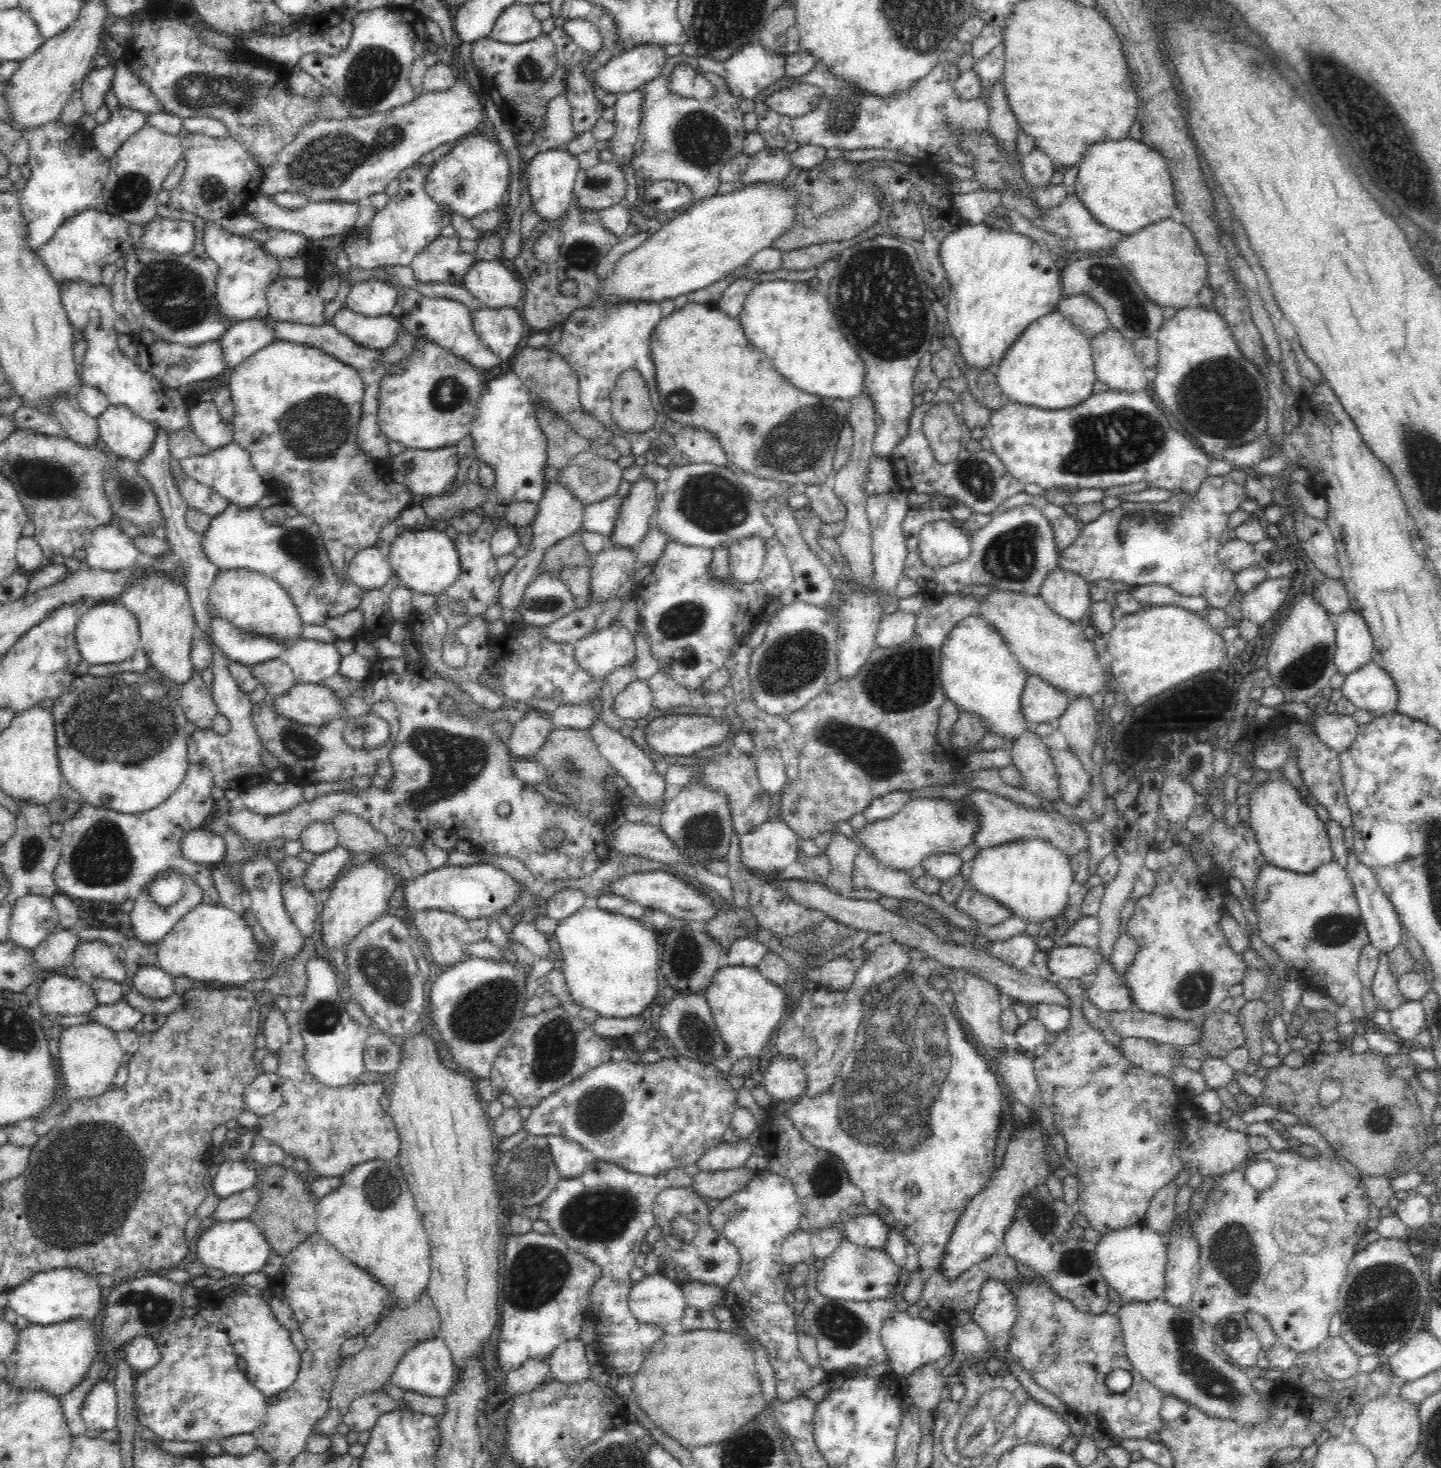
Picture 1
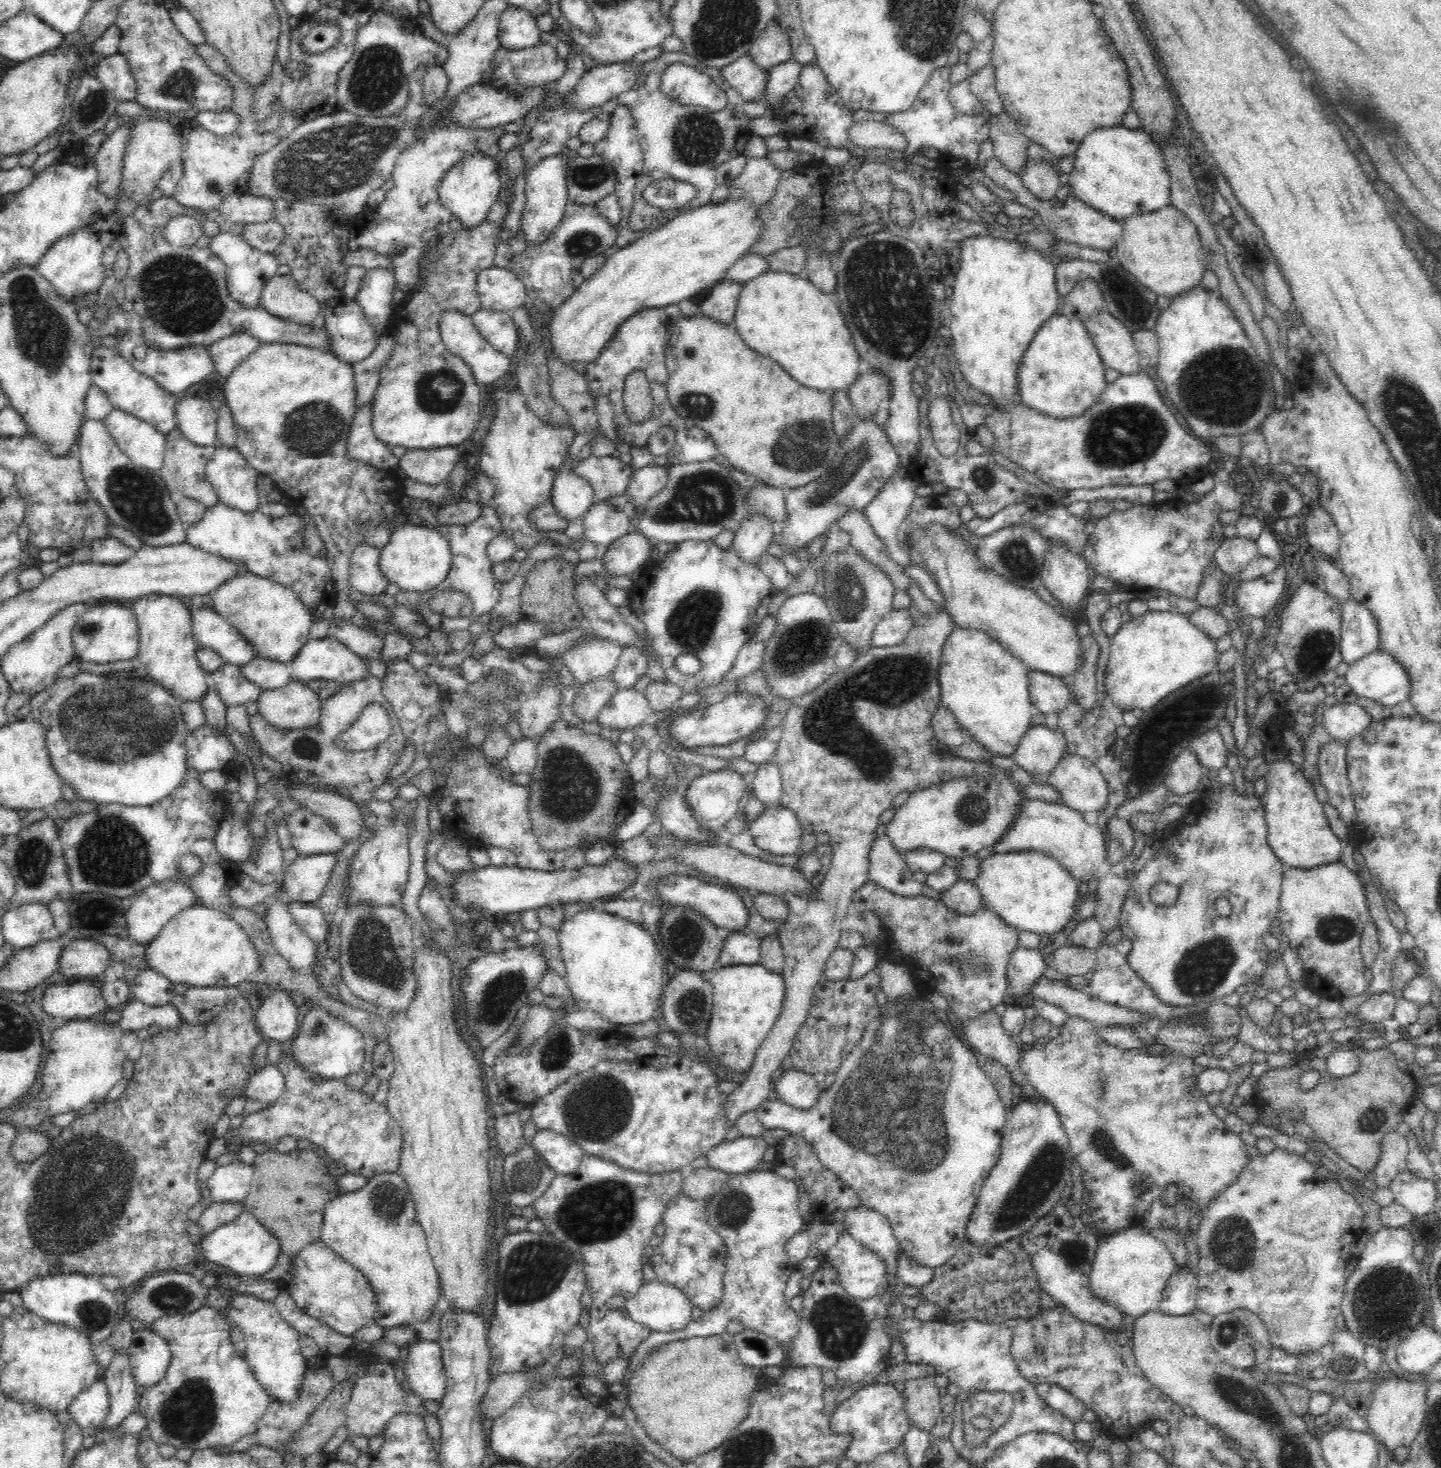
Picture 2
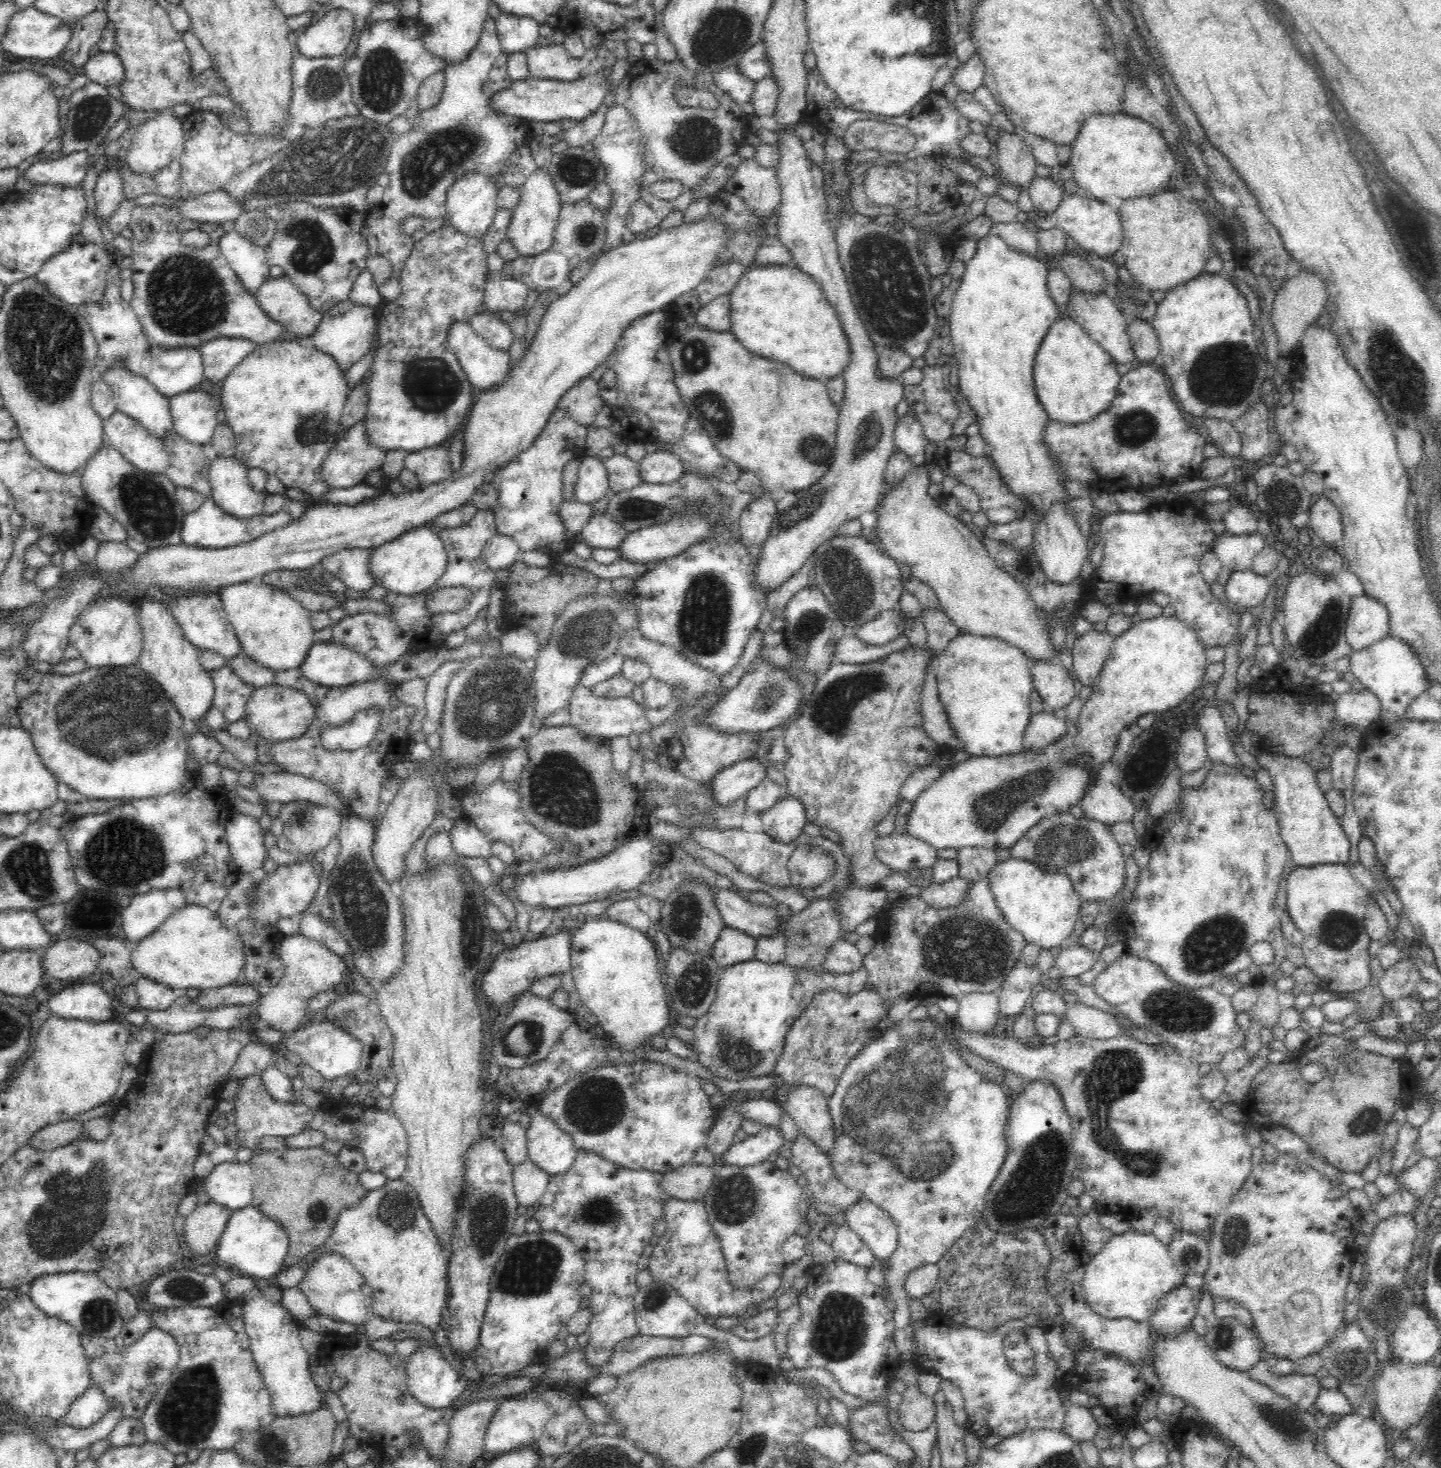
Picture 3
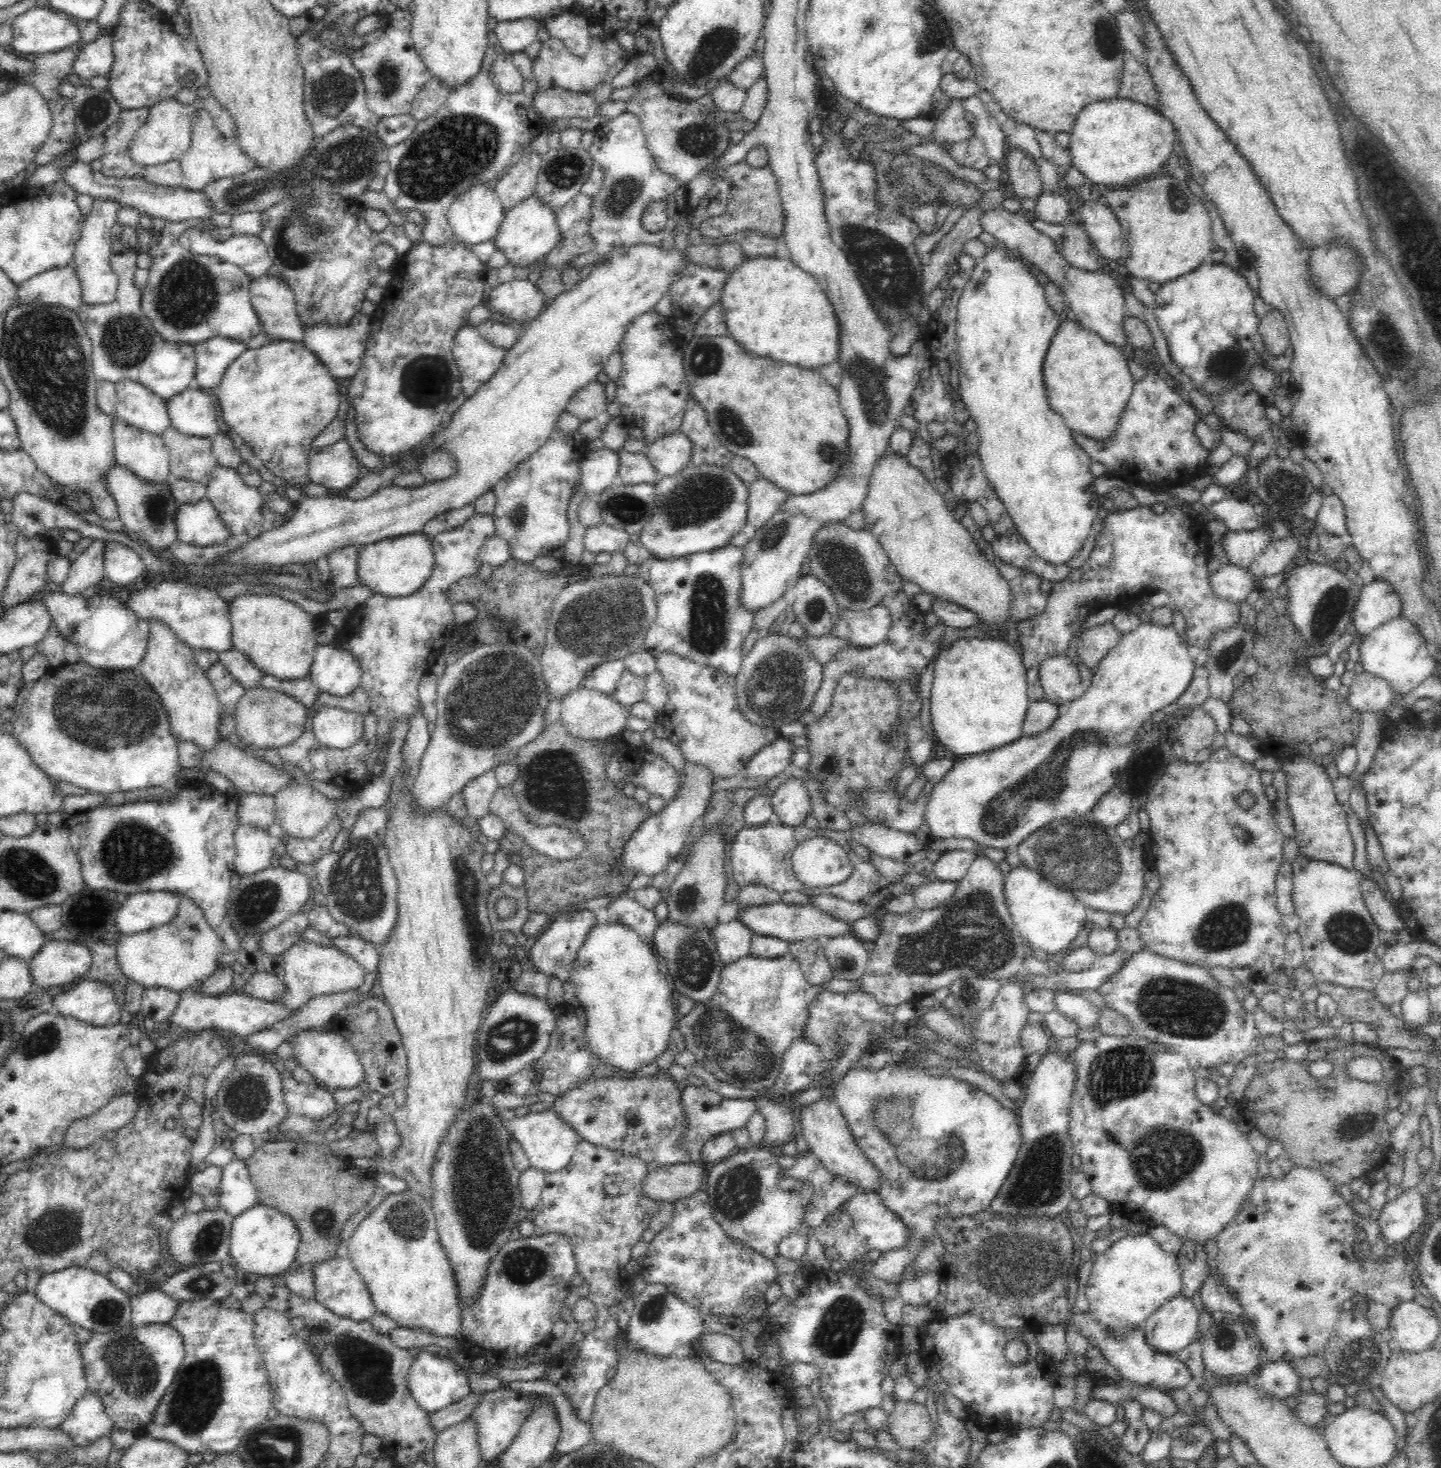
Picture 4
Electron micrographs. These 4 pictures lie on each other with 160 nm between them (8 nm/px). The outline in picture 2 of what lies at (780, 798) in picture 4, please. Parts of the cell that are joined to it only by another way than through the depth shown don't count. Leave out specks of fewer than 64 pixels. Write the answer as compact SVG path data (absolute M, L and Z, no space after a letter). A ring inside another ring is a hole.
M780 806L765 808L764 813L748 825L747 832L758 848L781 856L796 854L805 834L795 810Z

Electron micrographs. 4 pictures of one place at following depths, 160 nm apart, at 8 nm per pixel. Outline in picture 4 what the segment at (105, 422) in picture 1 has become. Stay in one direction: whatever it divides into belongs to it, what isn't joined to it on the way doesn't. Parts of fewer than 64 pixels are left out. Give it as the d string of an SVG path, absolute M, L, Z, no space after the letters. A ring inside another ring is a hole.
M113 416L112 434L114 437L115 459L120 467L133 473L141 482L148 484L159 484L167 486L171 479L171 463L169 448L161 435L155 435L150 432L137 430L129 424L120 422Z

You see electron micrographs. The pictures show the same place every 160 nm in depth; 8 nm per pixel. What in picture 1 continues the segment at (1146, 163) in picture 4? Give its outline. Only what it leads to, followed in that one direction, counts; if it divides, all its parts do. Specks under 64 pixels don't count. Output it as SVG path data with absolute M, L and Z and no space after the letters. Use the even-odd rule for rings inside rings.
M1124 137L1118 140L1095 141L1088 147L1077 167L1079 171L1074 184L1077 197L1096 221L1110 230L1122 233L1122 236L1135 233L1146 225L1164 220L1176 212L1174 185L1164 157L1144 144L1142 140Z

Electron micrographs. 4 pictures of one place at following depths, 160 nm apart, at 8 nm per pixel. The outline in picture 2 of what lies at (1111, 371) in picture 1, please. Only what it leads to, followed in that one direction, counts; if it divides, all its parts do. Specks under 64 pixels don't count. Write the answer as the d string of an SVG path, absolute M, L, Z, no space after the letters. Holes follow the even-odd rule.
M1102 310L1092 313L1083 324L1107 368L1120 374L1141 371L1134 339L1124 321Z

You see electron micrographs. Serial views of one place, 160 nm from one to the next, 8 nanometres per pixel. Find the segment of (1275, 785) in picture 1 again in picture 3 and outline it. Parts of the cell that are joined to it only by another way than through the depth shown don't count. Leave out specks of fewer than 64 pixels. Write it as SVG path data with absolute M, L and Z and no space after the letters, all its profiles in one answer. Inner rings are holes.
M1258 754L1256 759L1272 777L1274 814L1280 825L1282 839L1290 849L1290 860L1296 866L1348 864L1350 840L1341 826L1341 819L1332 811L1327 794L1318 786L1316 770L1300 757Z

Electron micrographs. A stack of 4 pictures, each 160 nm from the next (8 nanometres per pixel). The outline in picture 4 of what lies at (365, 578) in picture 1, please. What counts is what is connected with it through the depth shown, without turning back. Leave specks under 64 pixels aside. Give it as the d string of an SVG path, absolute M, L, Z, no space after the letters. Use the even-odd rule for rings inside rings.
M344 545L326 555L332 573L331 582L333 584L346 588L359 583L357 579L356 545Z

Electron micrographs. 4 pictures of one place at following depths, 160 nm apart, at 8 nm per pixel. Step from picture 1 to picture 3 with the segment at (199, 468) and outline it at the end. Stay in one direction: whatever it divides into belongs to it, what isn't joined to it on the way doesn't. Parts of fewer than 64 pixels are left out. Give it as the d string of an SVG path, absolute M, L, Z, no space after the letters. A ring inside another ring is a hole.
M217 457L209 468L211 498L230 516L241 520L265 514L265 495L247 481L247 468L236 458Z

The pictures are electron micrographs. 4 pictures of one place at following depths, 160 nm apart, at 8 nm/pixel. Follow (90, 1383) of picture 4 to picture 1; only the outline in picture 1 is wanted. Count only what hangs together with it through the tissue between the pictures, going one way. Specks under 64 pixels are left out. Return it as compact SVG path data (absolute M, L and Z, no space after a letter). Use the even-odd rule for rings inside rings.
M136 1336L123 1346L128 1365L135 1372L148 1371L159 1363L161 1355L154 1336Z

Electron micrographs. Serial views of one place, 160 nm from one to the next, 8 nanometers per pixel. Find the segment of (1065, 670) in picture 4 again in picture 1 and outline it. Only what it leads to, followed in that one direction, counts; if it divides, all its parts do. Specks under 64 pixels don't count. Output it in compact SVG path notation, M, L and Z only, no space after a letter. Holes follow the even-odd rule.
M1029 675L1020 696L1020 711L1026 723L1048 723L1052 718L1060 718L1070 701L1066 692L1036 675Z

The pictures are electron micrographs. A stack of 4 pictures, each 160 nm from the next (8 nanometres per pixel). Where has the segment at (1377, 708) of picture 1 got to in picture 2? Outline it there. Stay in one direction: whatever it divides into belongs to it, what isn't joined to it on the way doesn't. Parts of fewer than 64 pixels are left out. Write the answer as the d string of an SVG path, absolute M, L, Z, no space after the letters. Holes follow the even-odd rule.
M1380 648L1351 662L1345 674L1345 682L1354 695L1363 696L1391 707L1408 700L1408 694L1412 688L1412 681L1410 681L1410 675L1406 671L1404 663L1400 662L1400 659L1396 659L1394 654Z

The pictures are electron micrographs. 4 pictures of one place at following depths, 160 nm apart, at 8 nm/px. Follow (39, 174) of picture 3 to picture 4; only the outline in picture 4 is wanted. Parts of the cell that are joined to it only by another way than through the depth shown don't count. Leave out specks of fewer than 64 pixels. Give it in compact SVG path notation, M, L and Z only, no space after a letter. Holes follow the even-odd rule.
M79 160L64 170L61 182L68 183L74 191L87 194L93 199L113 200L121 207L134 208L140 215L147 215L153 219L169 220L173 223L179 223L181 220L207 218L213 211L201 190L188 190L182 186L160 186L138 177L106 176L101 171L94 172L89 164Z

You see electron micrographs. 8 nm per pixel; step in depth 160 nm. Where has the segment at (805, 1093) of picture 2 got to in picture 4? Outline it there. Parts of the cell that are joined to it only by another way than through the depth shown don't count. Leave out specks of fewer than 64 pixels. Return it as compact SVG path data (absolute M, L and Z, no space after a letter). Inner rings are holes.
M829 1094L801 1108L800 1126L803 1138L808 1142L808 1150L816 1155L816 1158L820 1159L820 1162L832 1174L860 1190L874 1193L882 1190L882 1182L884 1182L882 1171L864 1155L864 1151L860 1149L860 1145L856 1143L856 1139L852 1135L852 1129L850 1129L846 1117Z

